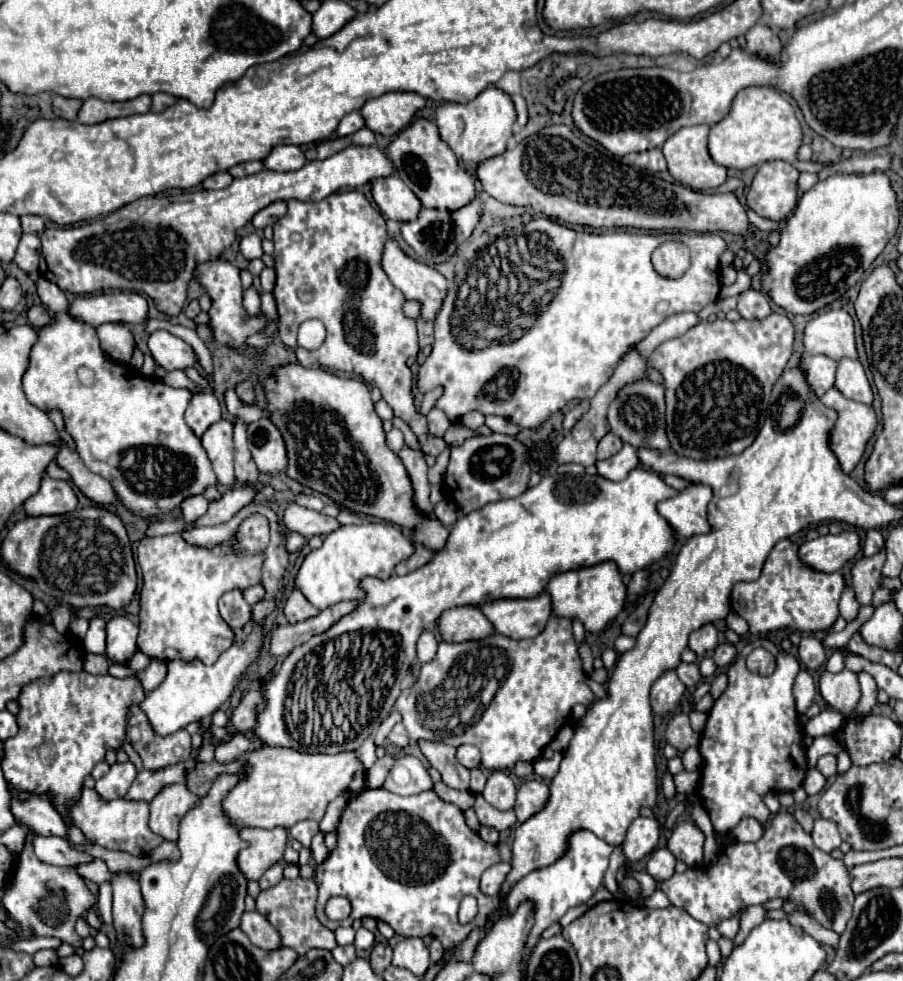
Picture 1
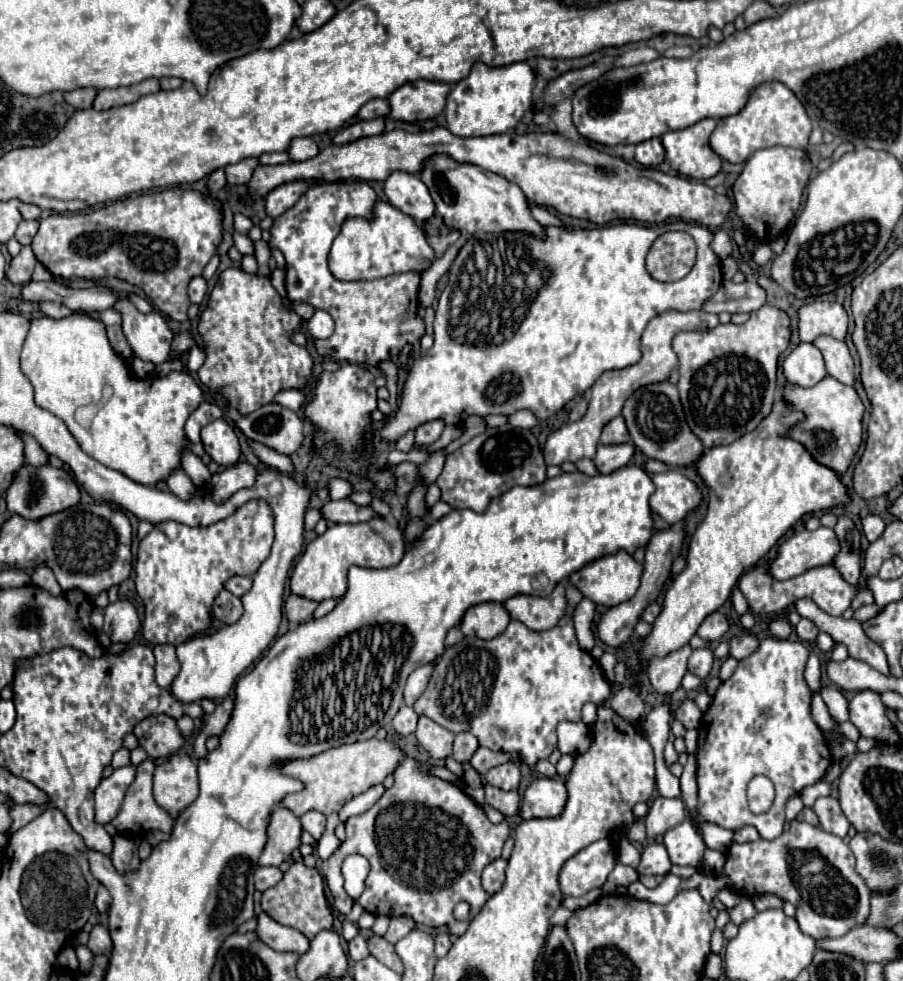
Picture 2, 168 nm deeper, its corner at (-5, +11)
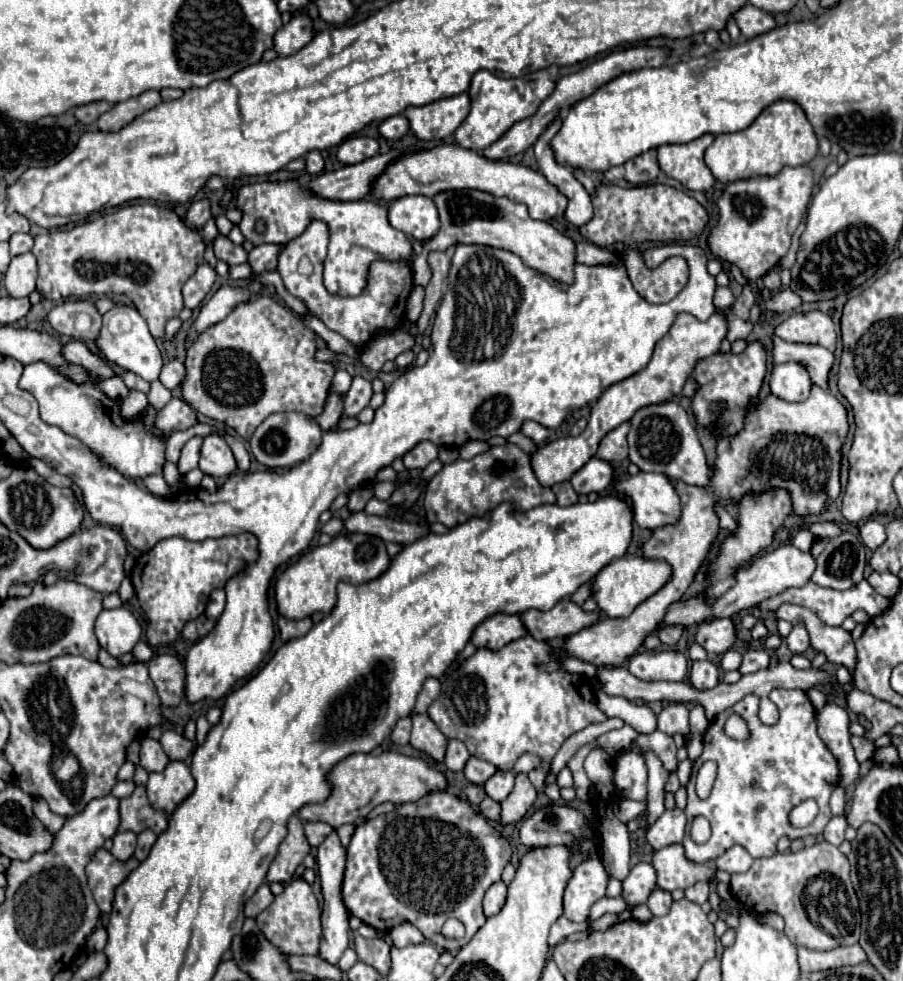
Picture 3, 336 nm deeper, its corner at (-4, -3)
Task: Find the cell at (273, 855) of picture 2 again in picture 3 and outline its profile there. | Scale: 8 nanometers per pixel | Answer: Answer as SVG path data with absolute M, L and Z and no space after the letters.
M295 814L289 820L289 834L281 842L279 854L277 854L277 858L273 860L273 864L271 864L269 872L267 872L267 882L287 884L293 878L297 866L309 854L309 850L311 850L309 842L305 840L305 834L303 834L303 822Z

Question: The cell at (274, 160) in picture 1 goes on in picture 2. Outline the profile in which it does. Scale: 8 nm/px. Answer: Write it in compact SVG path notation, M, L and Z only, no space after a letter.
M294 138L290 148L288 148L288 156L290 160L308 160L308 158L314 158L318 154L318 146L312 138Z

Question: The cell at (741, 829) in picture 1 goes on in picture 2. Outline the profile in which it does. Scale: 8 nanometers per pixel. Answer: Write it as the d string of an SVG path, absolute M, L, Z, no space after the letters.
M744 826L734 834L736 842L752 842L752 840L758 840L758 838L760 836L758 836L758 830L754 830L754 826Z

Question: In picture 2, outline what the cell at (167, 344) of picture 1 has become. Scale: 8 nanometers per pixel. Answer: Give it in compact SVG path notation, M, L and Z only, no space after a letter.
M118 300L114 308L122 314L122 328L134 354L142 360L162 364L172 360L174 332L160 312L140 314L130 300Z

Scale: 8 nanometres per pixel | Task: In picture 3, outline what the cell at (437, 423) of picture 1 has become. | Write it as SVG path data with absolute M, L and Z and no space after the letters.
M421 442L403 456L403 464L407 470L415 470L425 468L435 458L437 458L437 446L433 442Z

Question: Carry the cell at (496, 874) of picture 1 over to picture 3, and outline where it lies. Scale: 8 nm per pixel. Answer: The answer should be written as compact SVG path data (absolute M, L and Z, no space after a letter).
M495 882L487 890L487 894L483 898L483 912L485 912L485 916L495 916L503 908L505 900L507 900L507 886L503 882Z

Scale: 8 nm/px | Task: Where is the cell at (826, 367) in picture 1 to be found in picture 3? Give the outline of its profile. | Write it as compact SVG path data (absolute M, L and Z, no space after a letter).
M797 362L779 364L779 366L773 366L773 370L771 370L769 390L771 390L771 394L775 394L781 400L801 402L809 396L811 378L809 378L807 370Z

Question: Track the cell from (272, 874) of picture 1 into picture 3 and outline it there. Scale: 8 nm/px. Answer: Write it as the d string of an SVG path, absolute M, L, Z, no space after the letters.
M263 884L263 886L247 900L247 904L245 904L245 916L247 916L247 918L255 918L255 916L257 916L259 912L263 912L271 902L273 902L273 894L271 894L269 886Z

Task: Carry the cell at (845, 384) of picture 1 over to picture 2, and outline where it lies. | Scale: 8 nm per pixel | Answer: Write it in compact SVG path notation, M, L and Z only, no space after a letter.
M820 336L814 340L814 344L824 354L828 374L846 386L854 386L854 358L850 354L848 344L830 336Z

